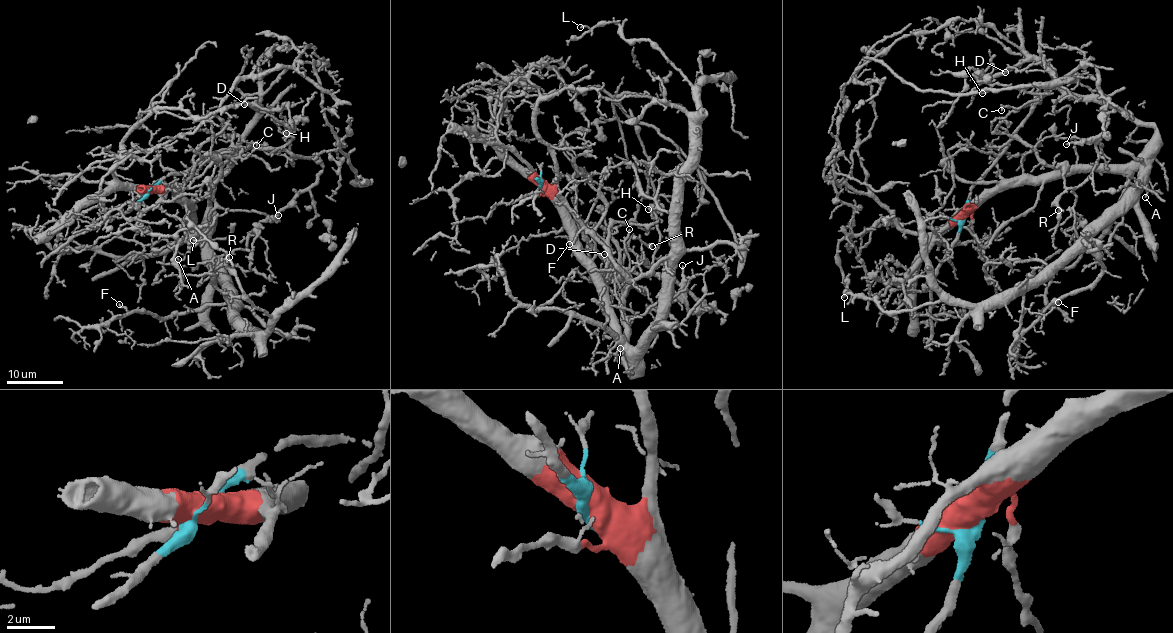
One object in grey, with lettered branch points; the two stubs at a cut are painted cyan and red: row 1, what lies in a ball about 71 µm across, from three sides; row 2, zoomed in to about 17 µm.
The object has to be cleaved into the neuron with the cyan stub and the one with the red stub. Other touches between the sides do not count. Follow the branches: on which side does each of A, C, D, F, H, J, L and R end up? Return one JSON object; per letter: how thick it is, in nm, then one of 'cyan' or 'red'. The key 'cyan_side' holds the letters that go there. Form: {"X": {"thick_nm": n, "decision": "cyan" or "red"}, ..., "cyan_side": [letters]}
{"A": {"thick_nm": 100, "decision": "red"}, "C": {"thick_nm": 160, "decision": "cyan"}, "D": {"thick_nm": 130, "decision": "red"}, "F": {"thick_nm": 120, "decision": "red"}, "H": {"thick_nm": 110, "decision": "cyan"}, "J": {"thick_nm": 140, "decision": "cyan"}, "L": {"thick_nm": 140, "decision": "red"}, "R": {"thick_nm": 190, "decision": "cyan"}, "cyan_side": ["C", "H", "J", "R"]}

